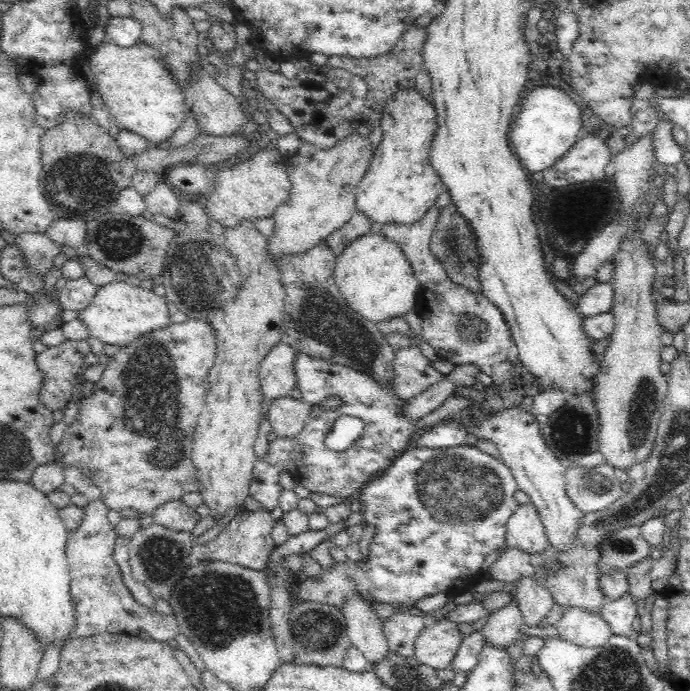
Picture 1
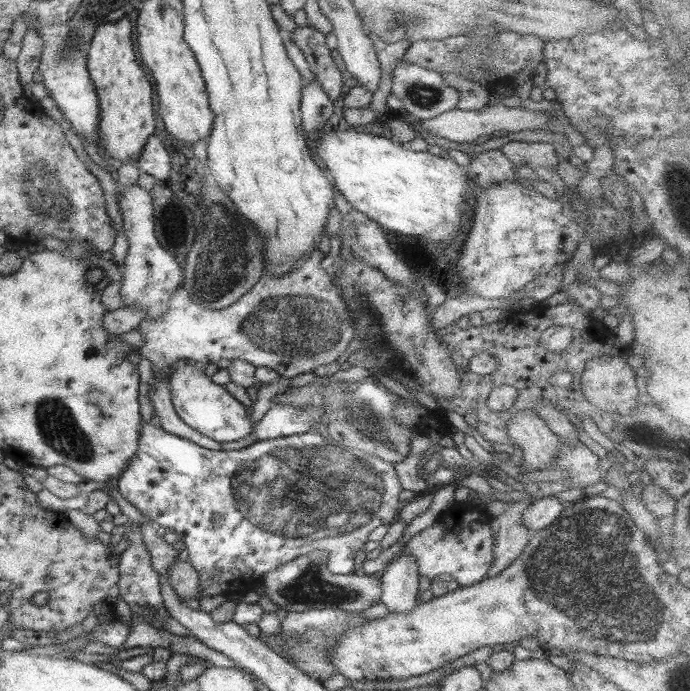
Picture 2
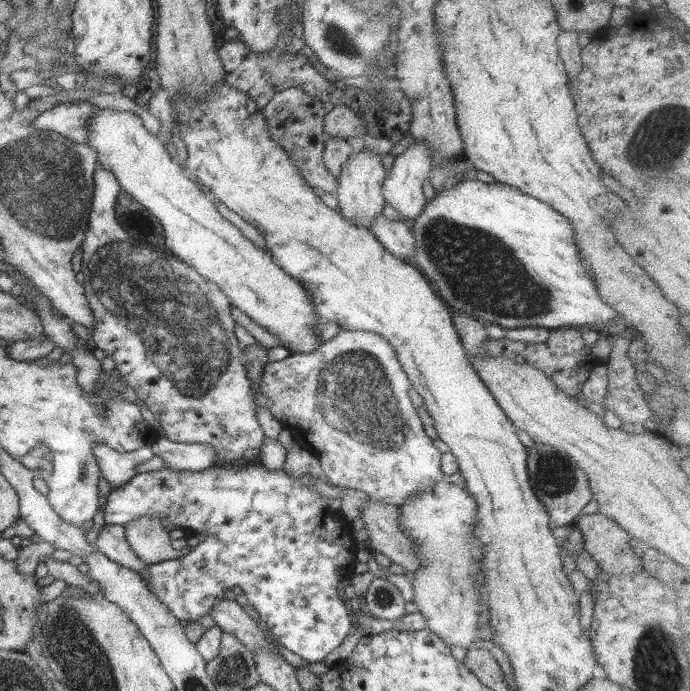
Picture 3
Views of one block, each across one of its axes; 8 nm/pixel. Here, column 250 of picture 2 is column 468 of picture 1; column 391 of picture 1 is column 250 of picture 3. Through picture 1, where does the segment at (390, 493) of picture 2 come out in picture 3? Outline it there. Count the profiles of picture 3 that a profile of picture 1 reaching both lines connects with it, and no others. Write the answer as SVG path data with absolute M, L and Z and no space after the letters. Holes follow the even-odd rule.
M261 463L244 464L244 465L218 465L207 468L198 472L180 472L174 468L161 469L158 471L148 471L143 473L136 473L132 479L112 489L106 498L104 504L104 520L110 525L122 525L131 520L138 519L142 516L152 515L158 517L164 522L170 521L177 527L185 528L188 534L205 534L204 540L186 551L186 556L174 560L166 560L158 564L147 565L144 570L140 570L140 577L146 587L152 591L152 595L156 596L162 602L175 618L181 622L188 624L198 621L200 617L208 615L214 604L218 601L226 599L225 590L232 589L234 586L240 586L244 592L244 600L252 605L257 610L262 622L266 623L266 628L272 632L272 635L277 639L278 643L282 644L284 648L290 652L300 656L301 659L308 661L308 663L324 662L326 656L338 648L344 638L351 635L354 631L354 619L347 604L338 596L338 584L346 577L350 577L357 570L357 565L353 559L354 552L357 548L357 543L353 538L353 530L351 524L343 516L343 512L333 510L330 508L328 498L322 496L315 489L316 479L312 478L310 474L303 474L299 478L294 478L287 474L284 467L280 470L270 472L266 466Z

